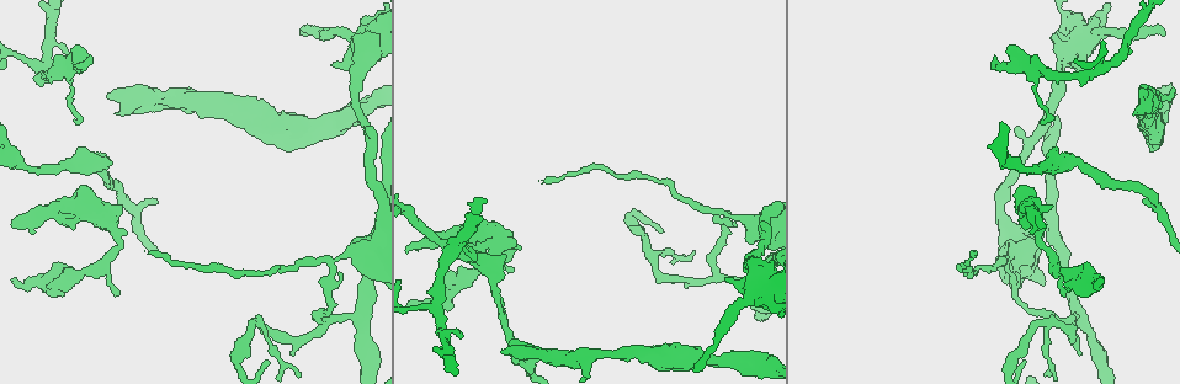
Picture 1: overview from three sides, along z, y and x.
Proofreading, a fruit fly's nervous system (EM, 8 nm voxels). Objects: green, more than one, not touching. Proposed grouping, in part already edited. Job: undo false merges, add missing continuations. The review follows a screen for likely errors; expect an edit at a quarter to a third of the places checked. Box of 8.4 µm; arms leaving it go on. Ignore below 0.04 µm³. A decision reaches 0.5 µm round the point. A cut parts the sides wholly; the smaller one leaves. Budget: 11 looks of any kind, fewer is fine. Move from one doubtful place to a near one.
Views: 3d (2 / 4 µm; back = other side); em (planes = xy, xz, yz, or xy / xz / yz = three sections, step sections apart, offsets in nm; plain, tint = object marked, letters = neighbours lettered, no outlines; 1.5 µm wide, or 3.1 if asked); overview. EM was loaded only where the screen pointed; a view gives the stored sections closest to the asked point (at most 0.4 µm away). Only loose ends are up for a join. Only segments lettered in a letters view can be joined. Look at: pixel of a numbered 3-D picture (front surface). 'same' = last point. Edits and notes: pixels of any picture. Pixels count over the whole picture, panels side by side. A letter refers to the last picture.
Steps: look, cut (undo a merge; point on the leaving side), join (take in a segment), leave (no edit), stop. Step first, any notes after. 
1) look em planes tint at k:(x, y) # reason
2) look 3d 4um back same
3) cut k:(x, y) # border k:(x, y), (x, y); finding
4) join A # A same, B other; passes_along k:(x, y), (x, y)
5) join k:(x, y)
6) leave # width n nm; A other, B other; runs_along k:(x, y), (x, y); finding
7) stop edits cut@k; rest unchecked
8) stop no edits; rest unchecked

look em planes letters at 1:(508, 271)

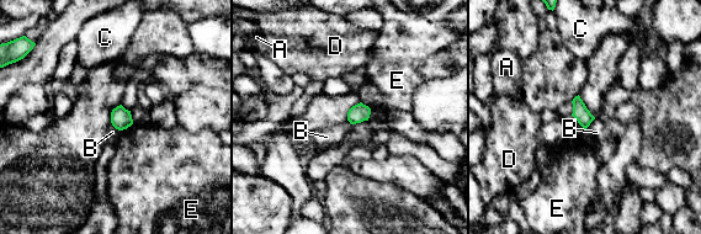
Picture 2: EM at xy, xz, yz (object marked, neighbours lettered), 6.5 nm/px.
join E # A other, B other, C other, D other, E same; passes_along 2:(121, 118), (126, 128), (148, 159); the cell continues

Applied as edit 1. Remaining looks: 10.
look overview # see it whole again

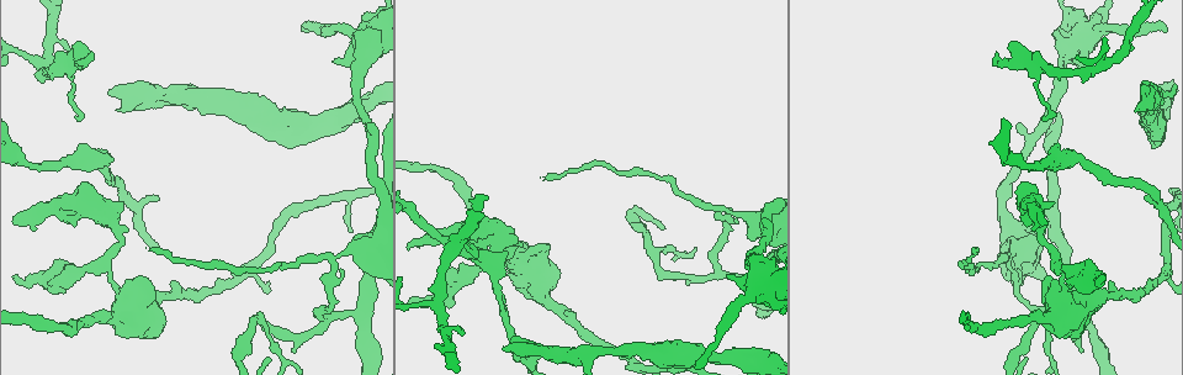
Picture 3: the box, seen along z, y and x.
look 3d 2um back at 3:(117, 110) # an open end

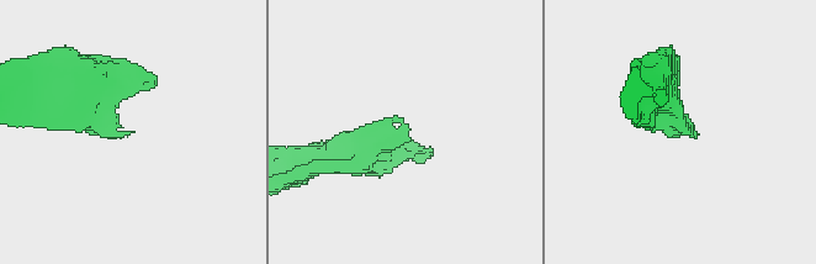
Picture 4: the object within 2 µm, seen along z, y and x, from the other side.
look em 3.1um planes letters at 4:(128, 135) # now the EM

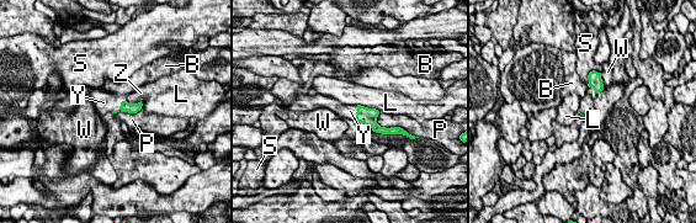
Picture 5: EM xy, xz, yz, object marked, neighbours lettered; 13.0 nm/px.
join Y # longest_contact P 280 nm; B other, L other, P other, S other, W other, Y same, Z other; passes_along 5:(125, 106), (121, 107), (104, 102); it goes on there

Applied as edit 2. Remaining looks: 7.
look 3d 4um at 3:(1101, 63)

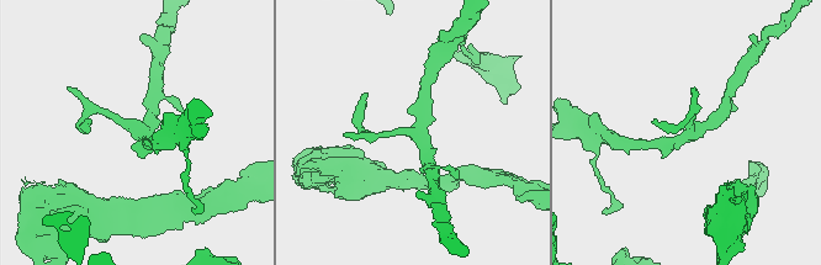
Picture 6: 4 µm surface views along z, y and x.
look em yz step 8 letters at 6:(418, 134)

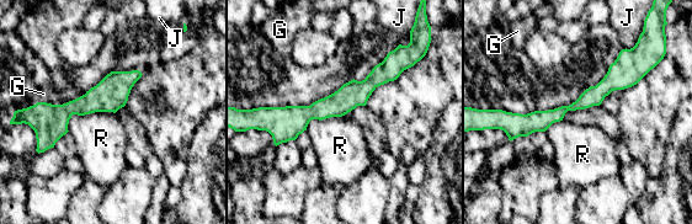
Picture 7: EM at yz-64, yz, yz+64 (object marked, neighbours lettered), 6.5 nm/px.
leave # G other, J other, R other; arms 3; border 7:(115, 112), (73, 115), (67, 129); all the same cell

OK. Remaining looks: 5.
look em planes letters at 3:(369, 125)

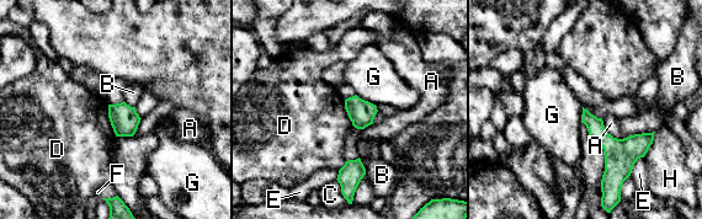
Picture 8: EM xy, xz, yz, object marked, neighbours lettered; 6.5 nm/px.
leave # A other, B other, C other, D other, E other, F other, G other, H other; border 8:(107, 105), (107, 117), (116, 135); no lettered segment goes on from it

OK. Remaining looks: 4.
stop edits join@2, join@5; rest unchecked

